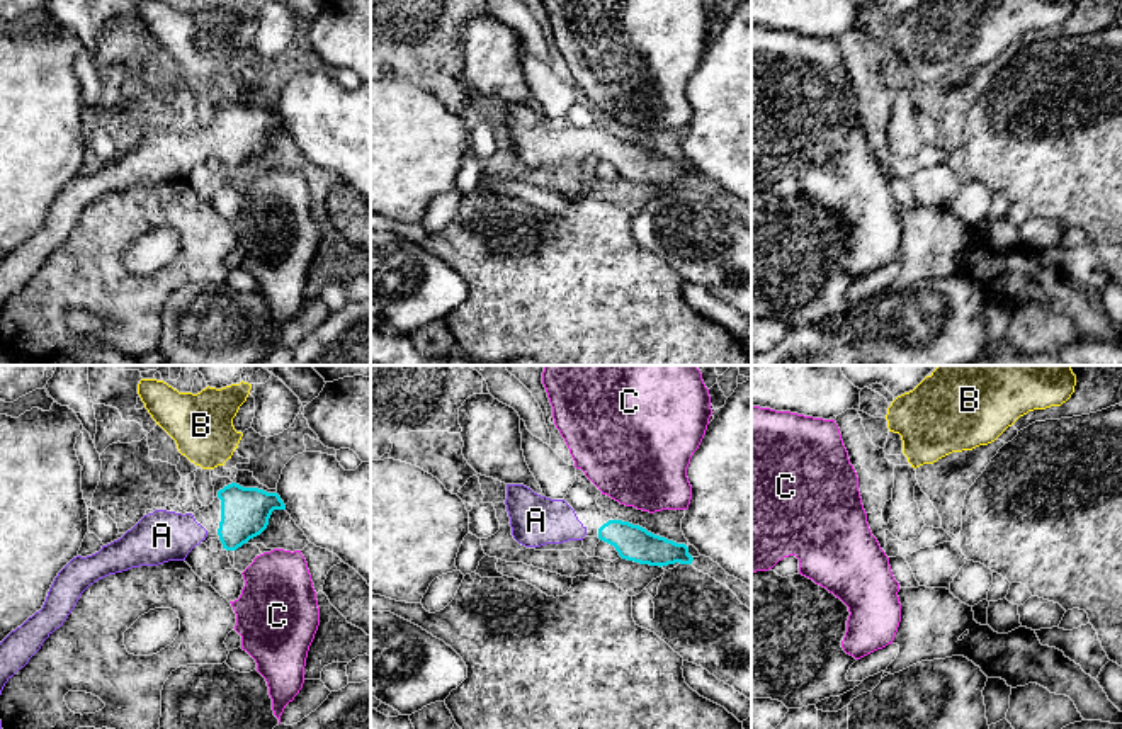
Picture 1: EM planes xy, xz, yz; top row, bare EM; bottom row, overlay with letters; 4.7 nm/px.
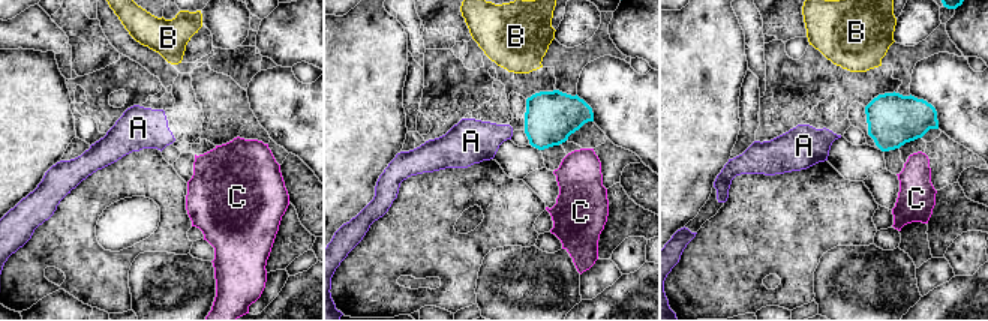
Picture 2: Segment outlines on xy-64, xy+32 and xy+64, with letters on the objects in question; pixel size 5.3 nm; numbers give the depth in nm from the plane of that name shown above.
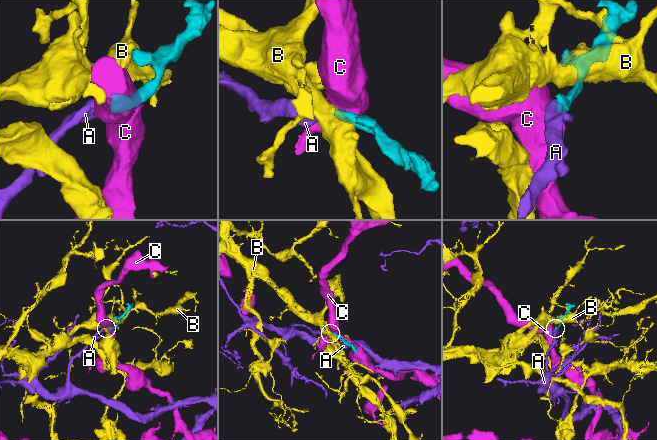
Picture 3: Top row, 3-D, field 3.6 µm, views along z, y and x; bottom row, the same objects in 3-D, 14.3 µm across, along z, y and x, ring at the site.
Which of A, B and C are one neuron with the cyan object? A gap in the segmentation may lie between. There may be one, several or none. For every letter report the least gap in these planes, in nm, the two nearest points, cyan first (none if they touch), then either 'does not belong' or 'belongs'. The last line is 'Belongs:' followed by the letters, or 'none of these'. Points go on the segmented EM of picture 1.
A: 60 nm | xy (218, 531), (206, 531) | belongs
B: 100 nm | xy (232, 483), (223, 464) | does not belong
C: 80 nm | xz (621, 520), (626, 505) | does not belong
Belongs: A

